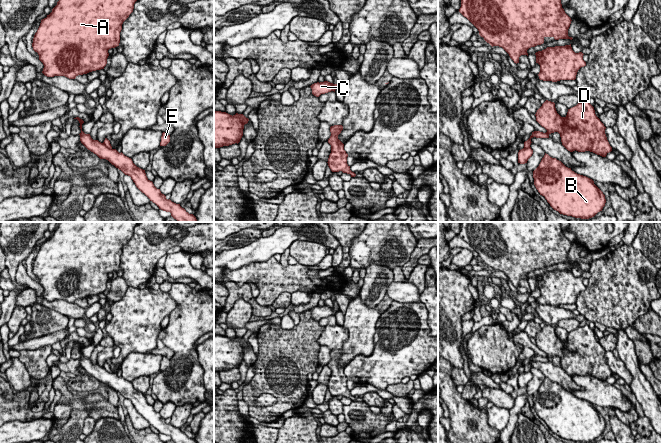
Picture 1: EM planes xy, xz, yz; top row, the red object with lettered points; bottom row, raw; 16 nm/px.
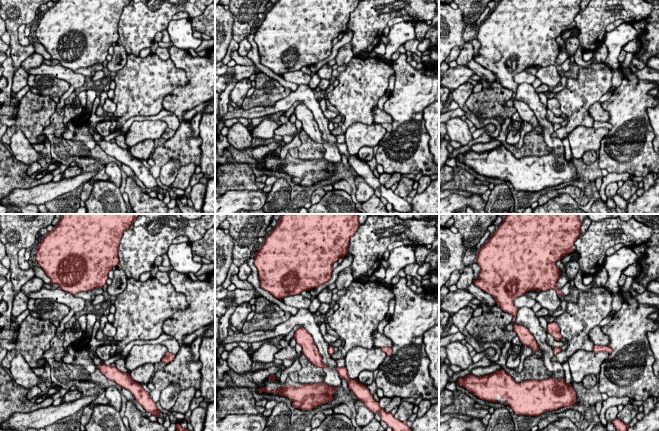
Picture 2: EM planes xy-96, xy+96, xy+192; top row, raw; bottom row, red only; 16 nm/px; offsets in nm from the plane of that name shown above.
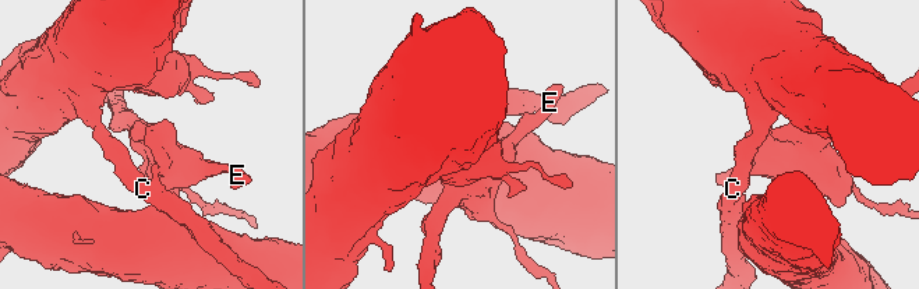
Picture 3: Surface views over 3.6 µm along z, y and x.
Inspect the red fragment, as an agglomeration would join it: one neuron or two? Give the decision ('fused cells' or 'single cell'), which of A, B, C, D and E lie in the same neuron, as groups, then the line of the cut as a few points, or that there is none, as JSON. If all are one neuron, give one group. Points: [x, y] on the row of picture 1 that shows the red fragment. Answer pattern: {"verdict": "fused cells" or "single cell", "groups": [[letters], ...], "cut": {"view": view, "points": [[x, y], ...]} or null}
{"verdict": "fused cells", "groups": [["A", "B", "C"], ["D", "E"]], "cut": {"view": "yz", "points": [[529, 146], [524, 148]]}}

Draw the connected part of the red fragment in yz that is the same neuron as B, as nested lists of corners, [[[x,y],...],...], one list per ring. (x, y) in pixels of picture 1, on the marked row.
[[[546,153],[533,171],[533,178],[540,195],[560,214],[589,219],[605,206],[605,195],[592,179],[575,173]]]

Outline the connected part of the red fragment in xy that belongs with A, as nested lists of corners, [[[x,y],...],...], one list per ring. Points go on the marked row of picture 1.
[[[59,0],[52,12],[41,20],[34,35],[32,47],[43,63],[42,73],[47,77],[65,76],[75,79],[78,75],[104,69],[108,50],[119,46],[123,22],[133,12],[137,0]]]

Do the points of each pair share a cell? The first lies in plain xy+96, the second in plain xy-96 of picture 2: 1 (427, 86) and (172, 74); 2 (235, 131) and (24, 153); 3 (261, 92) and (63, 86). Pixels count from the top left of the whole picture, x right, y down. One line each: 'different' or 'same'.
1: different
2: same
3: same

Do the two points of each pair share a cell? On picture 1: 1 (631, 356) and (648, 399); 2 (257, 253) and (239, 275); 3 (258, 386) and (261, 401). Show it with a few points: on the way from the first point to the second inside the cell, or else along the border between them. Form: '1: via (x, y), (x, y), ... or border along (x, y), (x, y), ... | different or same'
1: via (633, 367), (641, 388) | same
2: border along (271, 256), (265, 261), (226, 269) | different
3: border along (277, 399), (262, 393), (254, 405) | different

